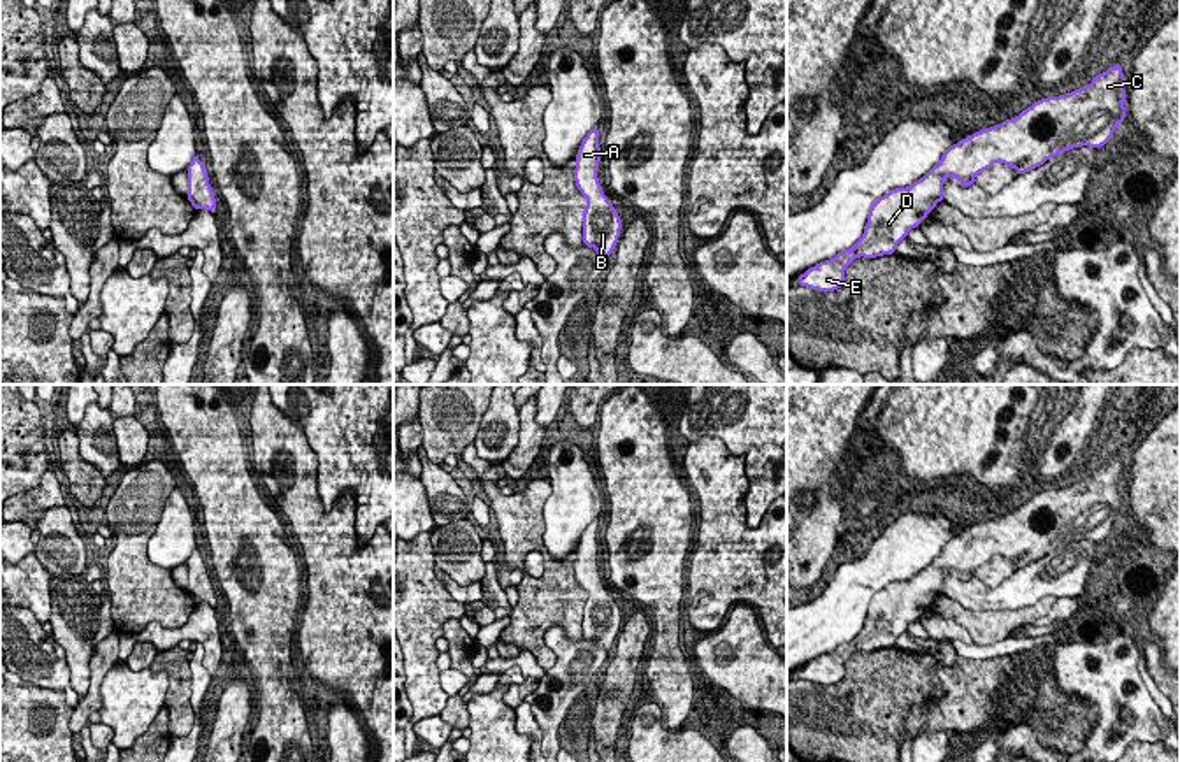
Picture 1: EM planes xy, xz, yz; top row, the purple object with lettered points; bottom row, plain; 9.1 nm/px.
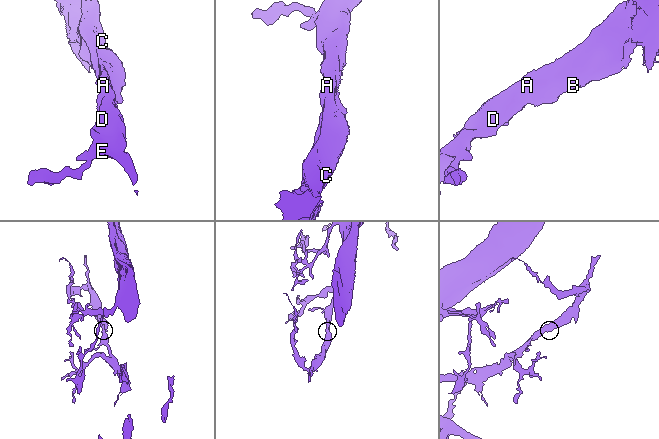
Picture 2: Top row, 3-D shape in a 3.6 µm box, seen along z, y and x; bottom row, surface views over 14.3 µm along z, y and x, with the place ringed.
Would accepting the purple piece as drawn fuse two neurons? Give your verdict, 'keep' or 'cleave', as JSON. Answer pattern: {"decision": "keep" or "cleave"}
{"decision": "keep"}

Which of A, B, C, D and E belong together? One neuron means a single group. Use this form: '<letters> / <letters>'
A B C D E

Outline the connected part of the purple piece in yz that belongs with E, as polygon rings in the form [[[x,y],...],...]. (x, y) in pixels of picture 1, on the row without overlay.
[[[1115,456],[1090,478],[1036,493],[1013,513],[978,523],[950,539],[922,572],[876,592],[862,630],[832,653],[820,655],[801,667],[799,679],[834,685],[843,679],[845,662],[855,651],[894,648],[908,625],[925,615],[936,597],[945,593],[946,569],[957,571],[961,579],[968,581],[975,578],[976,567],[997,555],[1022,569],[1073,541],[1099,543],[1112,534],[1117,518],[1126,513],[1126,474],[1122,460]]]

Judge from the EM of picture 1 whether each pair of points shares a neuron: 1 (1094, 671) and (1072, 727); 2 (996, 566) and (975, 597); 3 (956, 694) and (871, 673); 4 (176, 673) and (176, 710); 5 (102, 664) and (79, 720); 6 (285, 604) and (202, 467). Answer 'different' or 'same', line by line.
1: different
2: different
3: same
4: same
5: same
6: same

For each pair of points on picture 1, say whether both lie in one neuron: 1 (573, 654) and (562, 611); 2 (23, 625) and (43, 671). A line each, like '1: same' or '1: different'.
1: different
2: same

